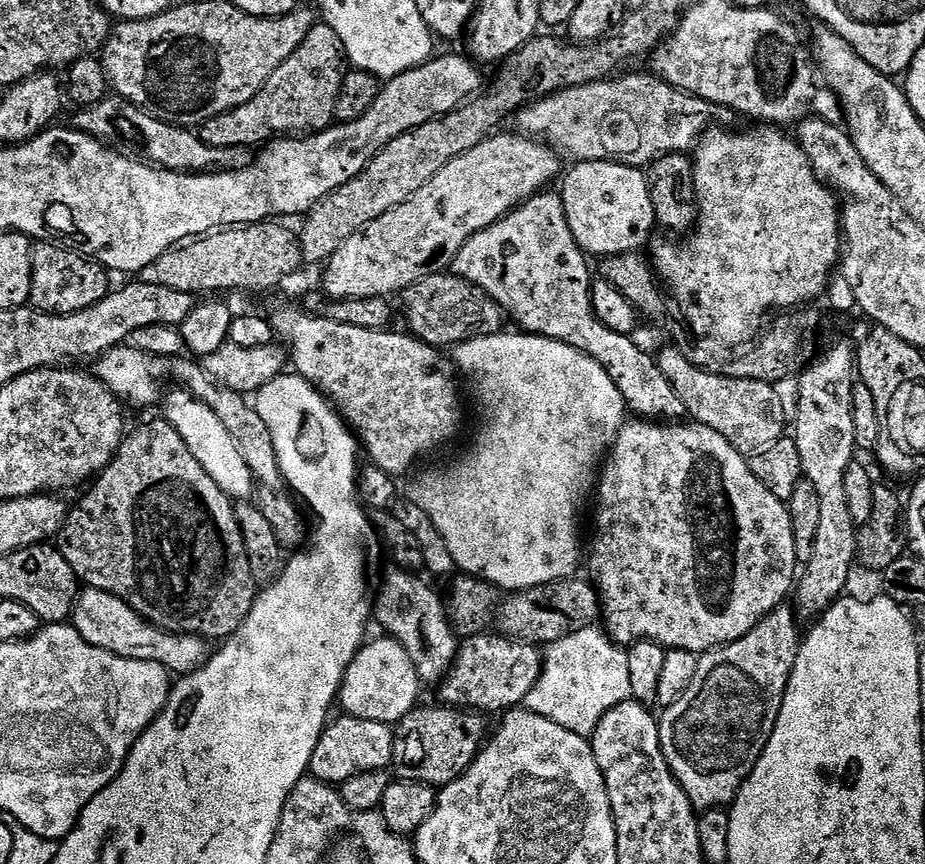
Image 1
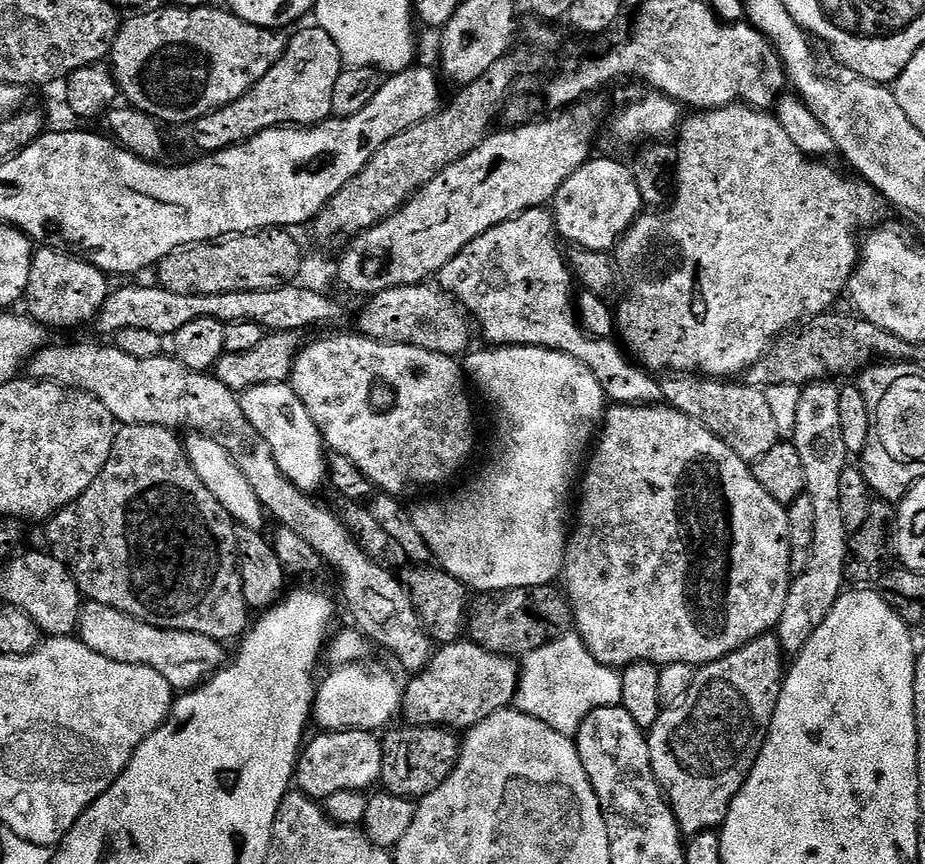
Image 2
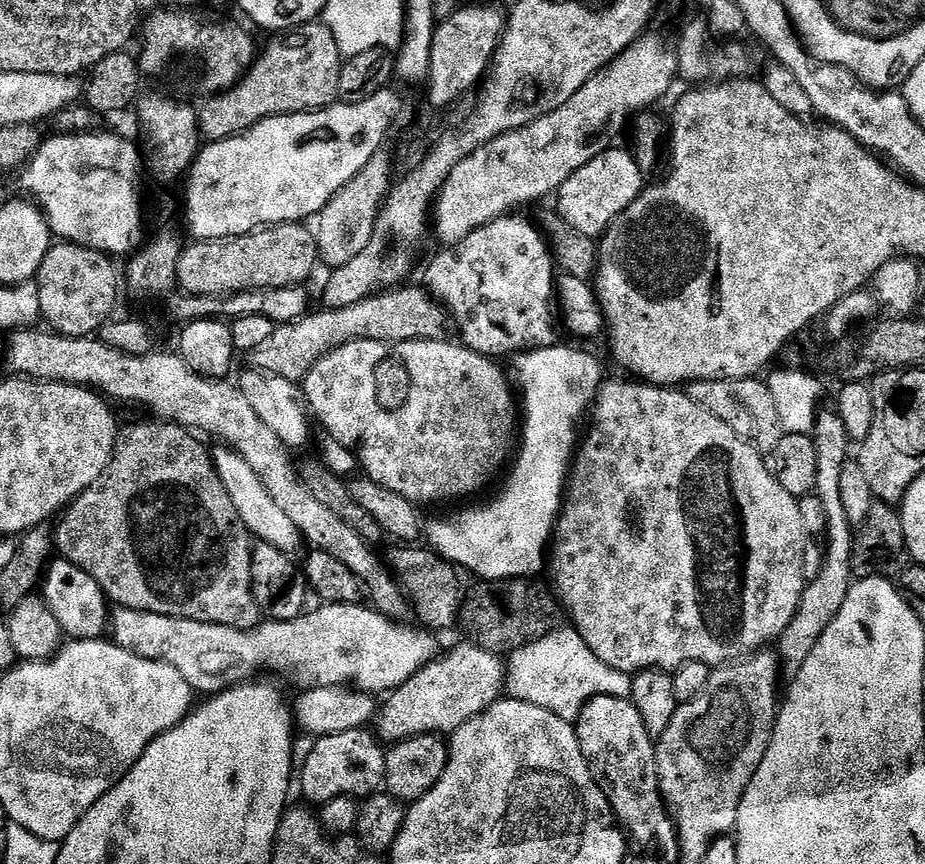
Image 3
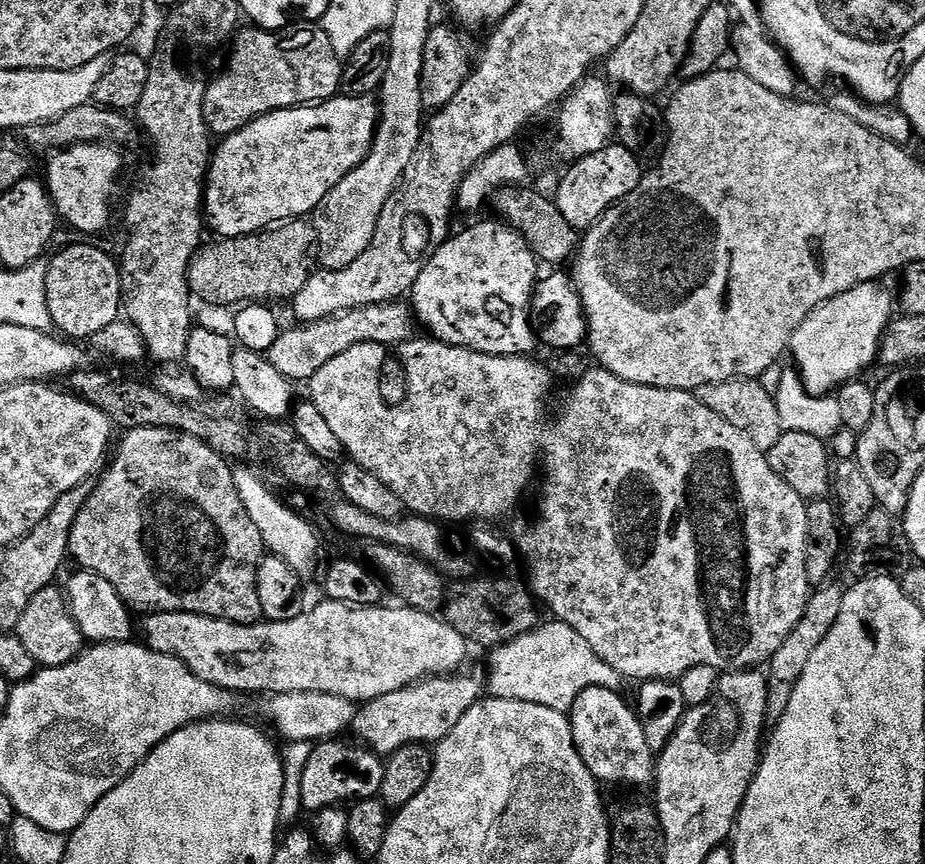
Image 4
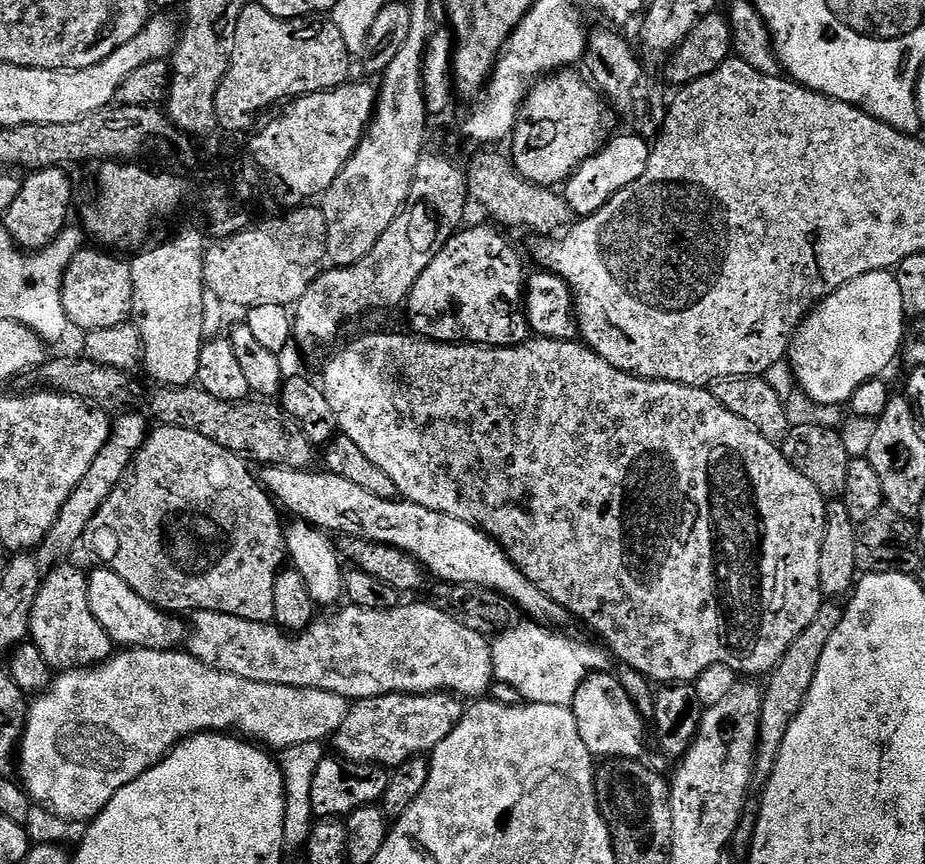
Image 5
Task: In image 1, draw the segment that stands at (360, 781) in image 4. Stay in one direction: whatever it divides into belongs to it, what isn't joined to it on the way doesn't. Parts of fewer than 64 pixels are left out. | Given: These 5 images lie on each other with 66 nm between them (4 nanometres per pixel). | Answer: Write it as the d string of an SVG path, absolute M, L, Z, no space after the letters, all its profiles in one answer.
M333 719L325 727L312 755L311 775L323 784L339 786L346 782L346 778L354 778L354 774L362 774L379 768L387 769L393 763L392 751L396 738L389 725L369 720L343 719Z

